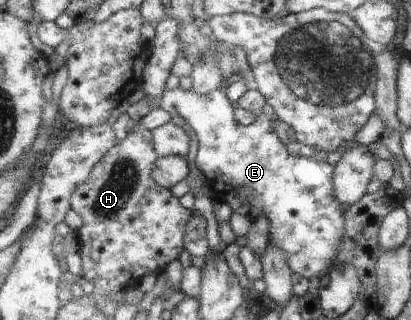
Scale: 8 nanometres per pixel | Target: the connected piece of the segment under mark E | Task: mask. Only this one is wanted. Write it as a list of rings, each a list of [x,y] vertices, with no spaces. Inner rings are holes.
[[[181,87],[167,90],[161,100],[161,108],[171,115],[179,115],[195,131],[199,139],[199,148],[195,164],[208,182],[213,197],[227,204],[231,211],[246,215],[254,221],[257,215],[264,213],[270,225],[270,238],[281,249],[286,251],[293,273],[302,275],[308,280],[323,276],[336,263],[340,245],[346,238],[345,207],[335,194],[335,168],[325,161],[313,157],[291,156],[286,145],[281,143],[277,133],[272,130],[273,121],[278,115],[273,110],[266,110],[257,115],[256,120],[245,127],[236,120],[236,109],[233,109],[224,88],[207,95],[198,94],[194,89],[184,90]]]

